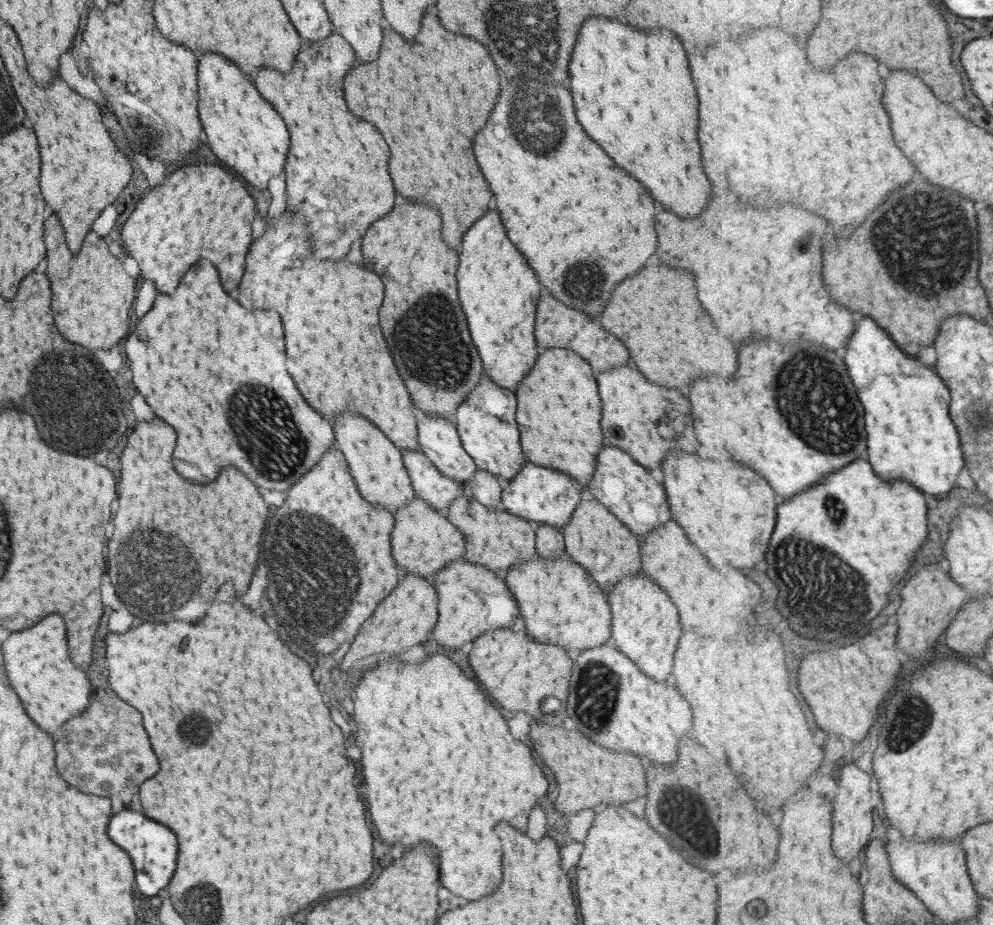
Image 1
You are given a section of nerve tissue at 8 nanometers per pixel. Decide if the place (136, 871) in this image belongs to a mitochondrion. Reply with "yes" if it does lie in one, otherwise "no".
no

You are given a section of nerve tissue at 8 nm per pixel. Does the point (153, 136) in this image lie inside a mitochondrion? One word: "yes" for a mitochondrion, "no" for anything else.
yes

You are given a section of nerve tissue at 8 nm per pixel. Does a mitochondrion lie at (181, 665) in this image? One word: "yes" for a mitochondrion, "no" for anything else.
no

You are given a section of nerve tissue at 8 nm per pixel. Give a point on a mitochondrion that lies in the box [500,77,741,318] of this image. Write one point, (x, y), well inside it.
(592, 279)

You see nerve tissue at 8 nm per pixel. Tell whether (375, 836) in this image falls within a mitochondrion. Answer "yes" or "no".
no

